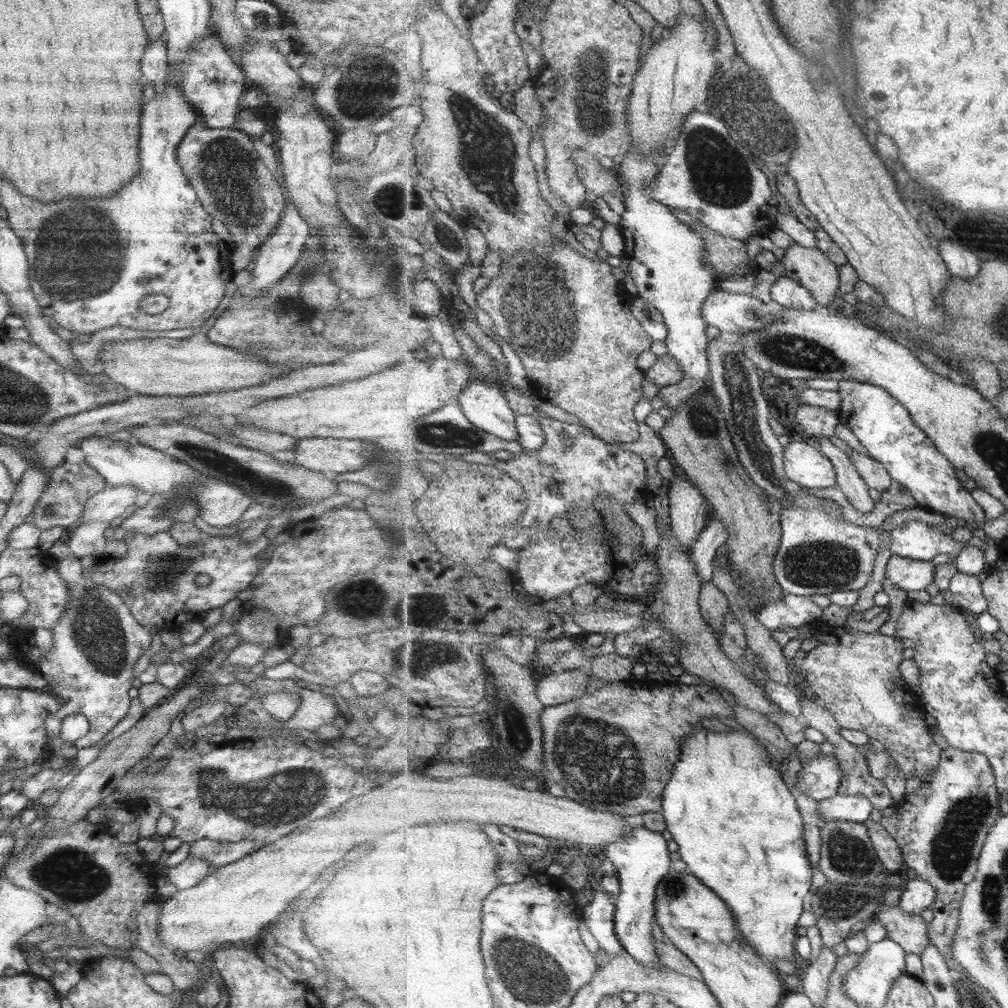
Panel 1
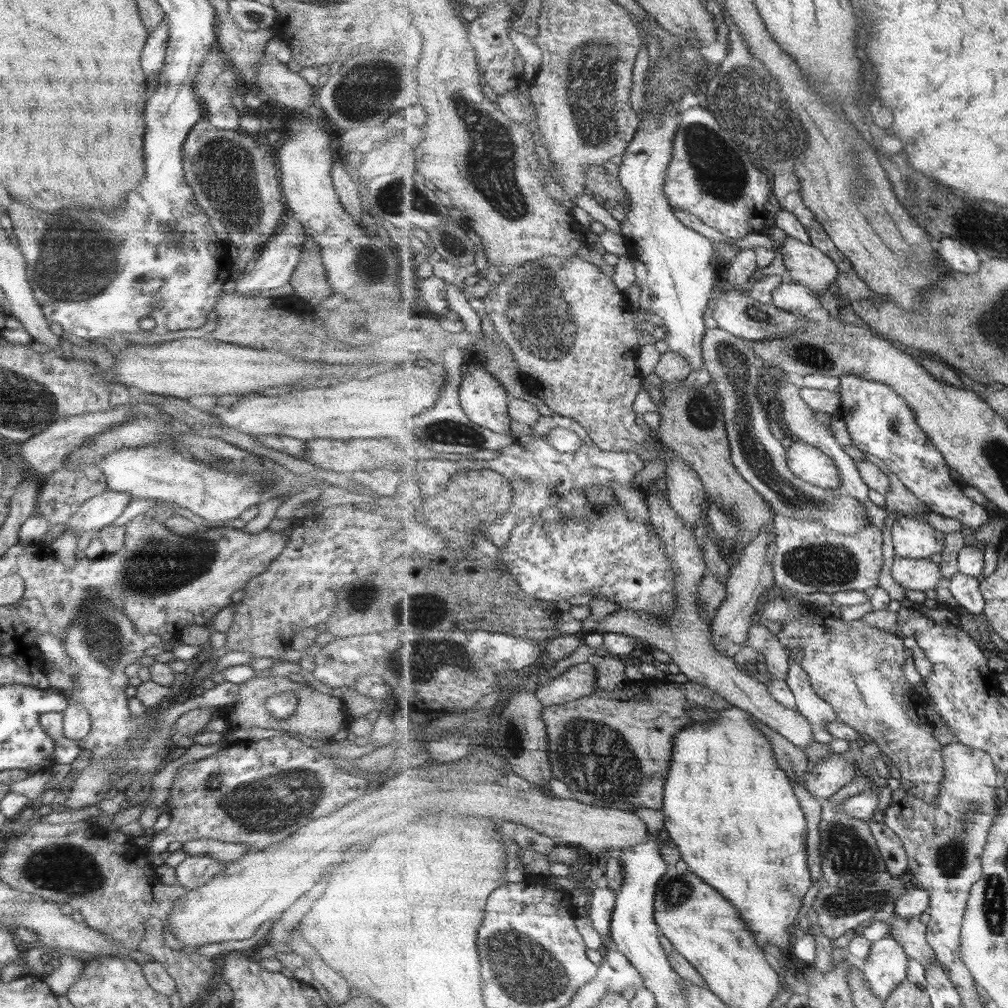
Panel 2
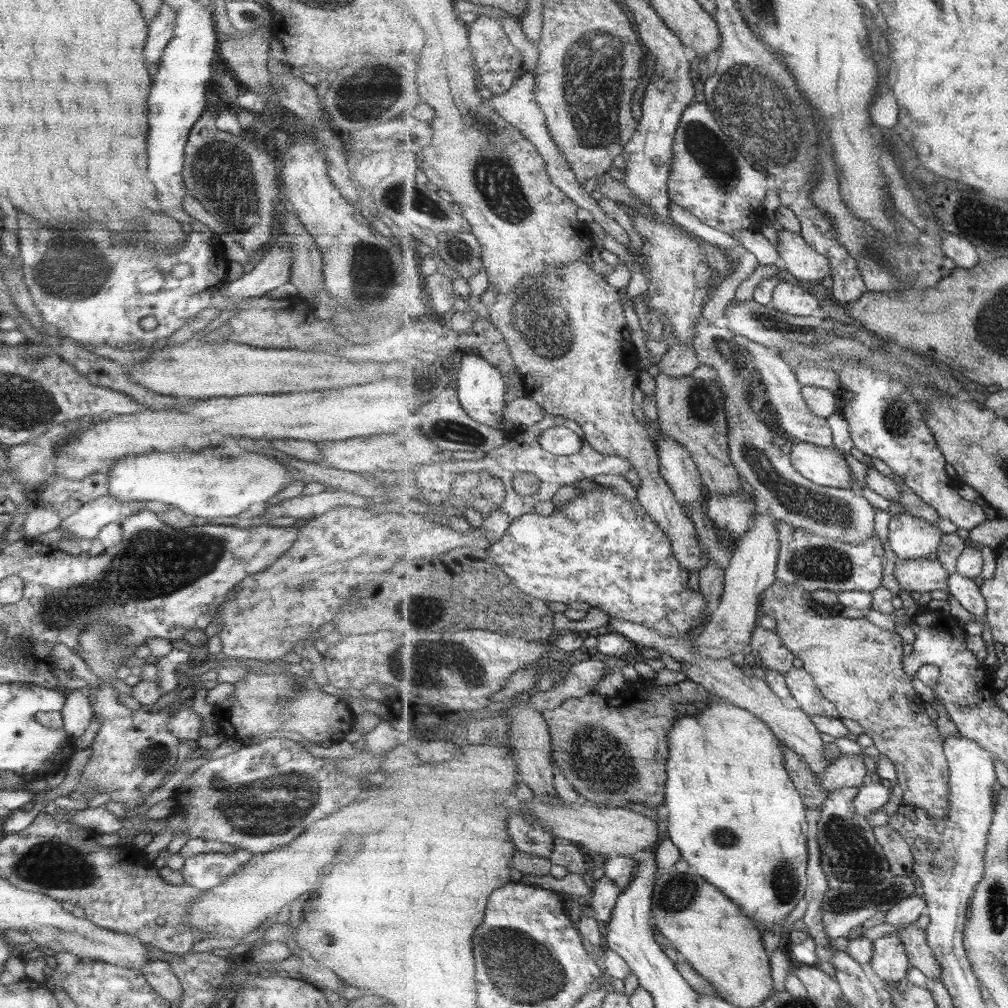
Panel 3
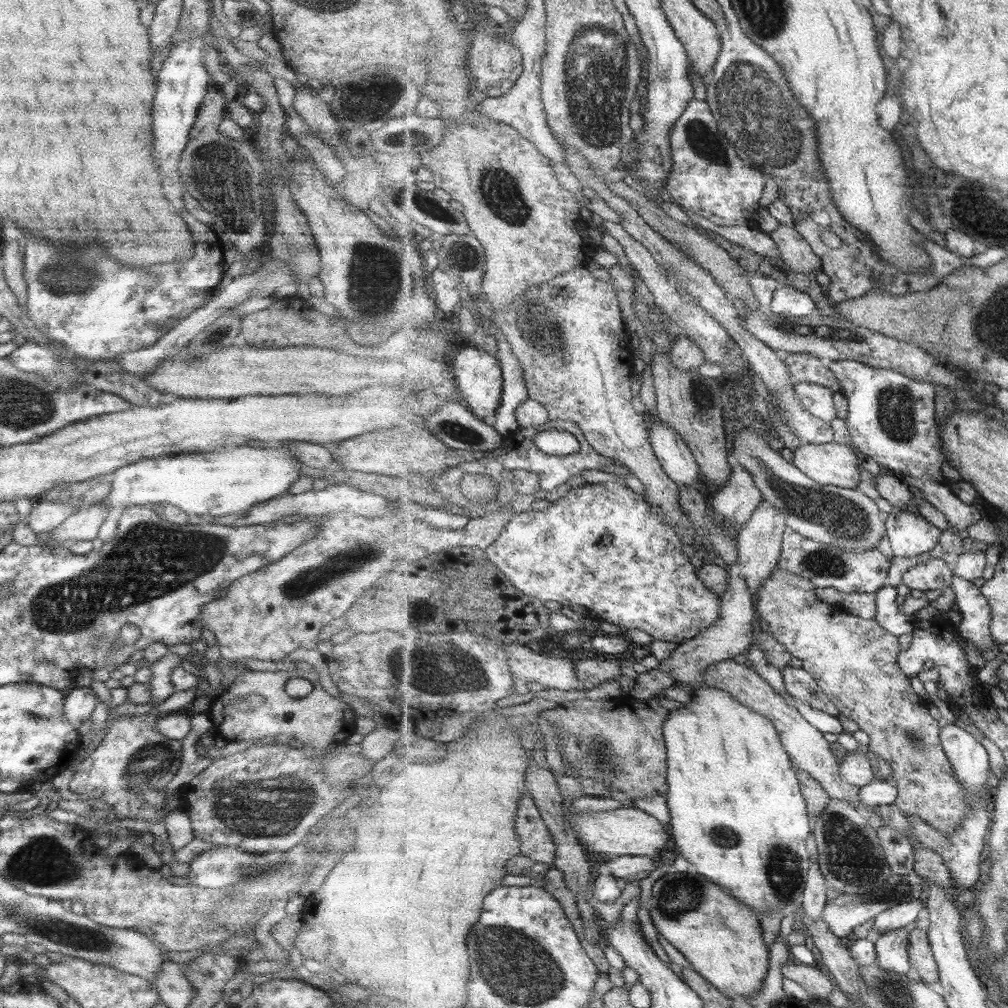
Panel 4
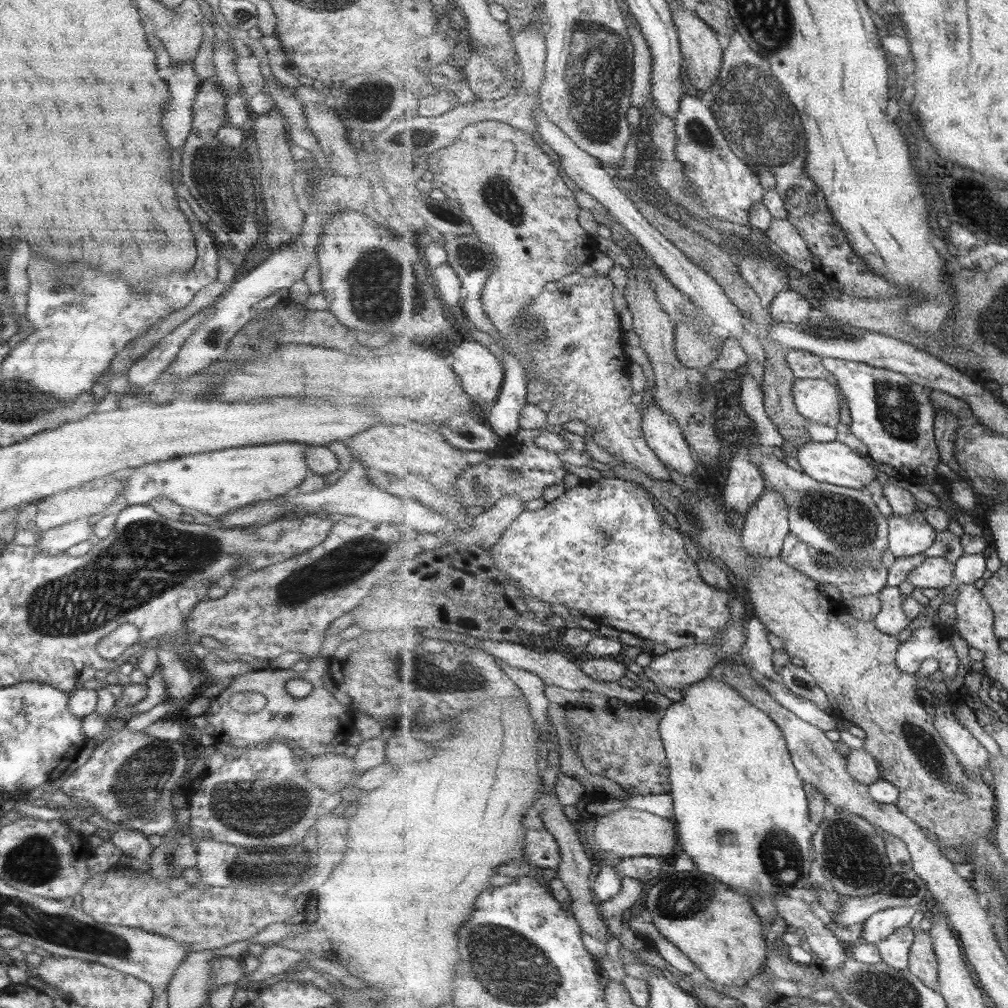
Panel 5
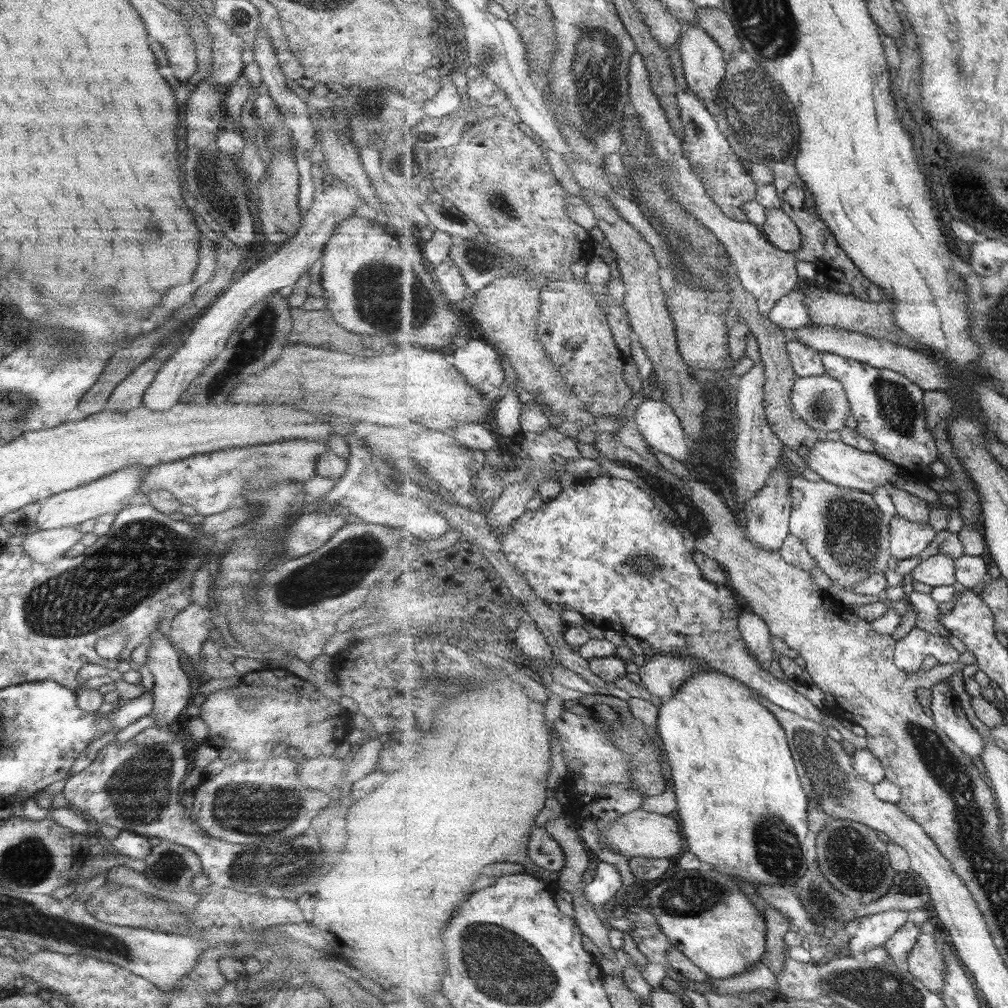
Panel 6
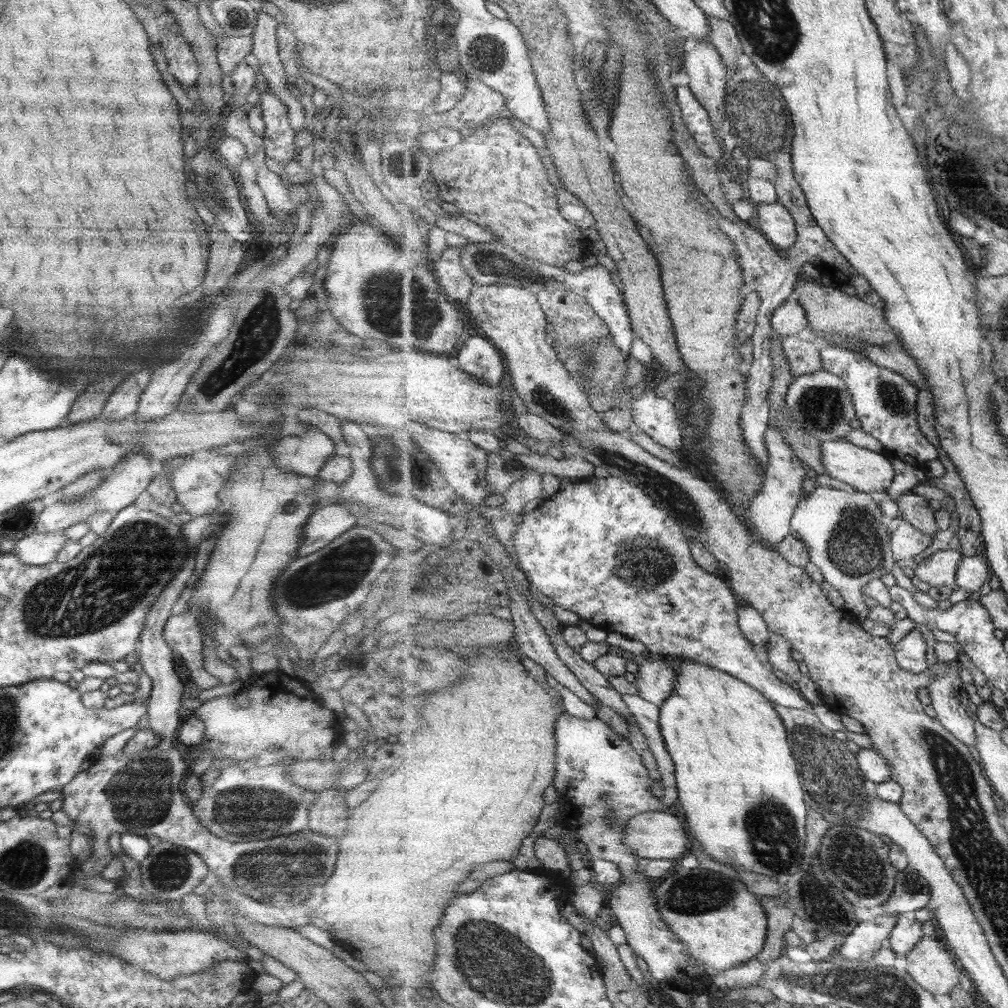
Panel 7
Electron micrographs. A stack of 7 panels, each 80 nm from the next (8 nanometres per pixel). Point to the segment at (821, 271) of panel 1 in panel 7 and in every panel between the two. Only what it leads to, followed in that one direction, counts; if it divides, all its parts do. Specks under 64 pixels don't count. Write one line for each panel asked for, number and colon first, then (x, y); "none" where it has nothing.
2: (806, 264)
3: (803, 262)
4: (796, 252)
5: (782, 232)
6: (781, 230)
7: (777, 224)

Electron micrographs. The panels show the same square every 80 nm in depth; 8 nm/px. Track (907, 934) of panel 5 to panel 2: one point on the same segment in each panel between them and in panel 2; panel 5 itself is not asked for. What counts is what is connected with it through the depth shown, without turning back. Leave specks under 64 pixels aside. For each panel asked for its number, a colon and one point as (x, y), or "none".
2: (885, 968)
3: (891, 962)
4: (892, 948)

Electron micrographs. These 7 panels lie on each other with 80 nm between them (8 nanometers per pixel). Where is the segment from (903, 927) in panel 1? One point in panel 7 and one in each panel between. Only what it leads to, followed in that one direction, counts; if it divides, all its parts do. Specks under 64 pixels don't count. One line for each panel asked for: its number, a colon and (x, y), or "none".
2: (911, 932)
3: (922, 956)
4: (924, 964)
5: (924, 963)
6: (926, 962)
7: (931, 963)

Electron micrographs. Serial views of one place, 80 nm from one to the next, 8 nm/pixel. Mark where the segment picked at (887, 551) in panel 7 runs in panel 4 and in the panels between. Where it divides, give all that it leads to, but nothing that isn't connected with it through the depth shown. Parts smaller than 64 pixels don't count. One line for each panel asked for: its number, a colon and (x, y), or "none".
4: (847, 518)
5: (845, 523)
6: (843, 528)

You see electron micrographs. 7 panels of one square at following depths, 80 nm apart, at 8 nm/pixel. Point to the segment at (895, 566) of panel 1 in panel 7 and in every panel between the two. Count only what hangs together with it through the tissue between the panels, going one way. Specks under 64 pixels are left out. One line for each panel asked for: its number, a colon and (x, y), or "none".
2: (921, 575)
3: (922, 575)
4: (935, 574)
5: (937, 573)
6: (939, 570)
7: (940, 569)

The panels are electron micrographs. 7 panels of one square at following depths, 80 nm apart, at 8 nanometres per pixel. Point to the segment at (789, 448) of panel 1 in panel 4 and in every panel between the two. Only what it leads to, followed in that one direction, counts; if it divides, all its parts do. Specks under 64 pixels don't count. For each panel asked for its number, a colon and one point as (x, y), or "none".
2: (808, 461)
3: (828, 467)
4: (832, 463)

